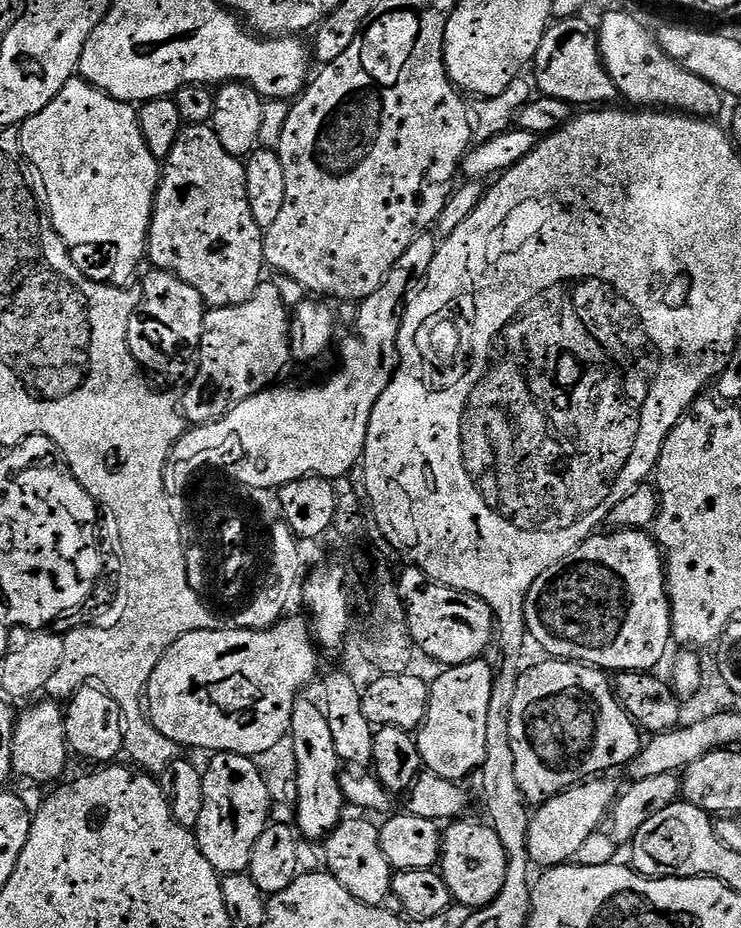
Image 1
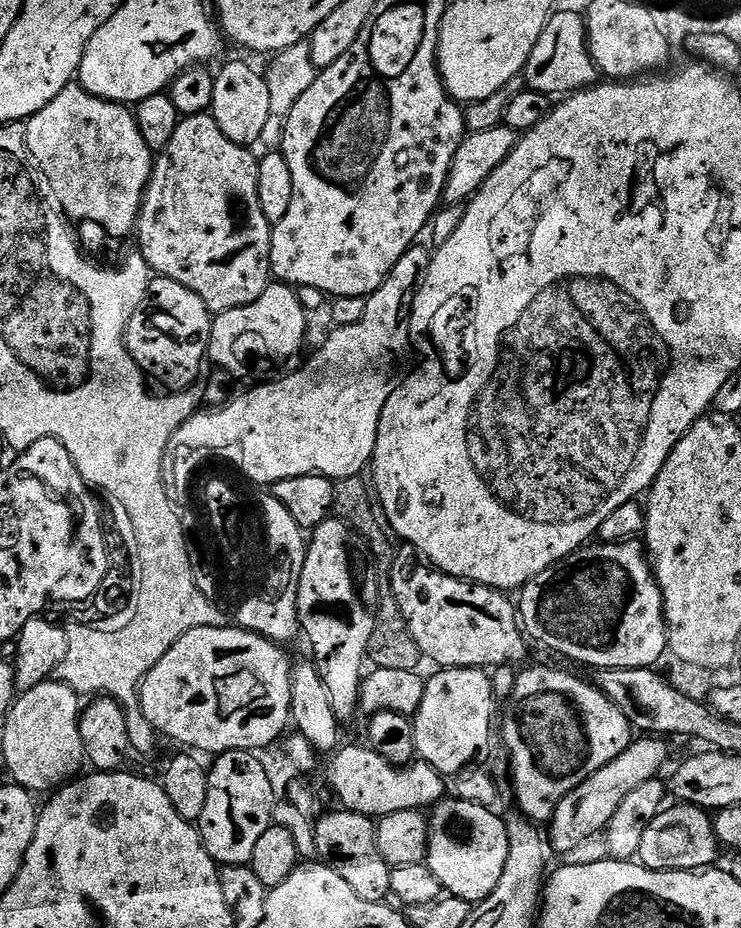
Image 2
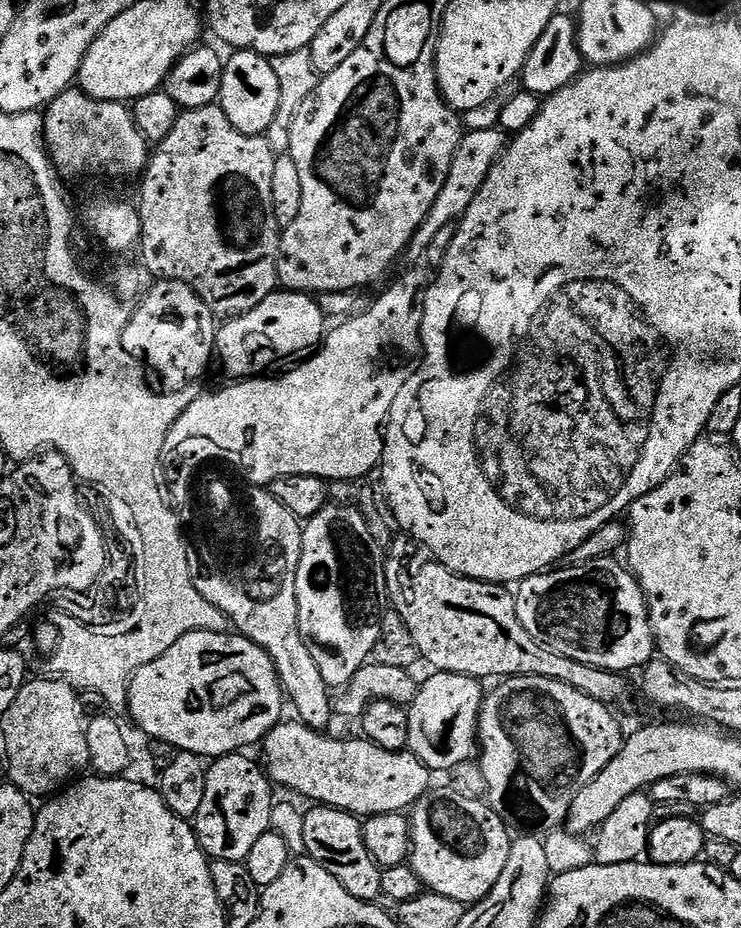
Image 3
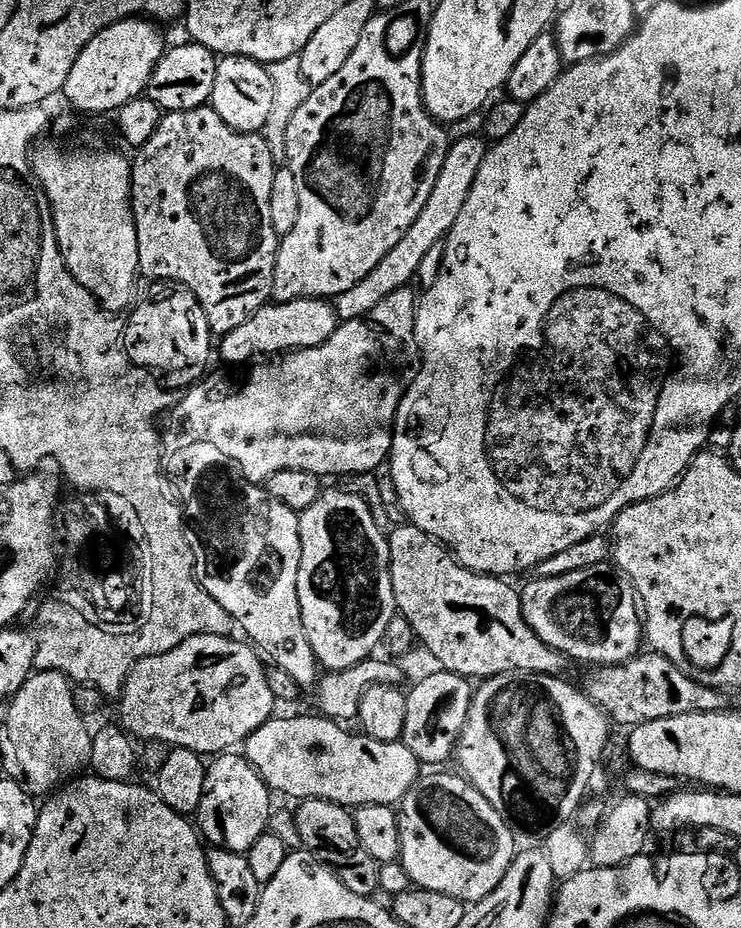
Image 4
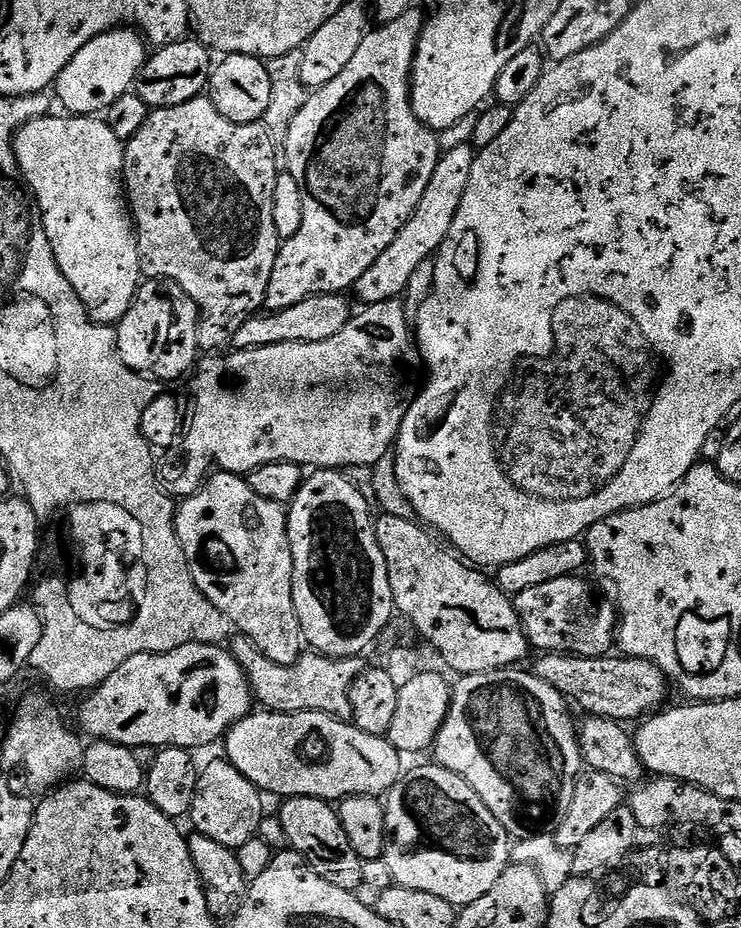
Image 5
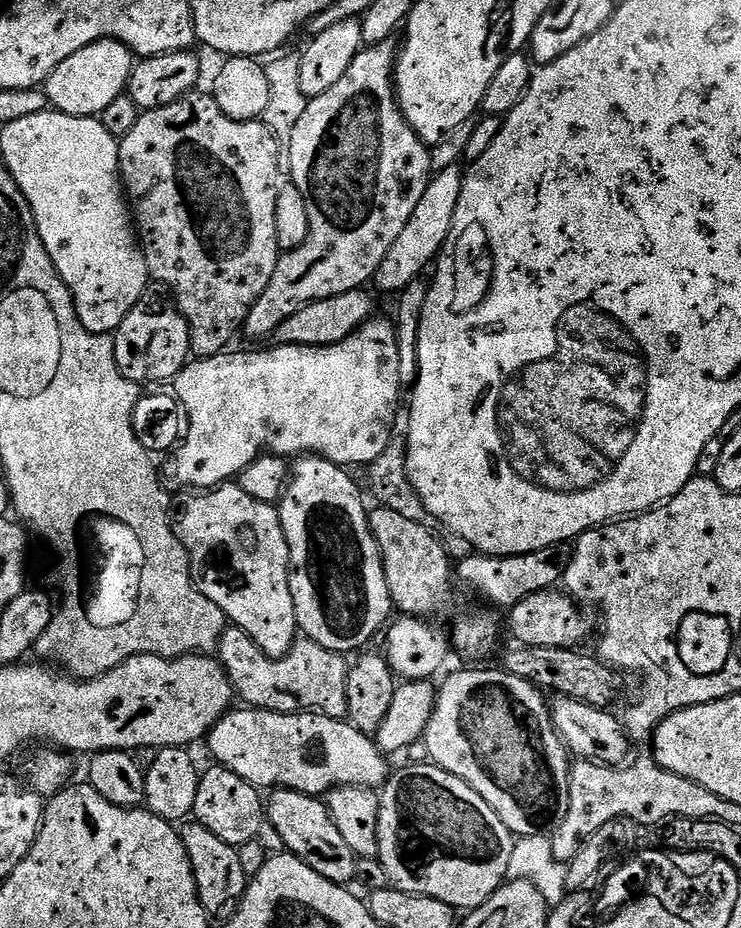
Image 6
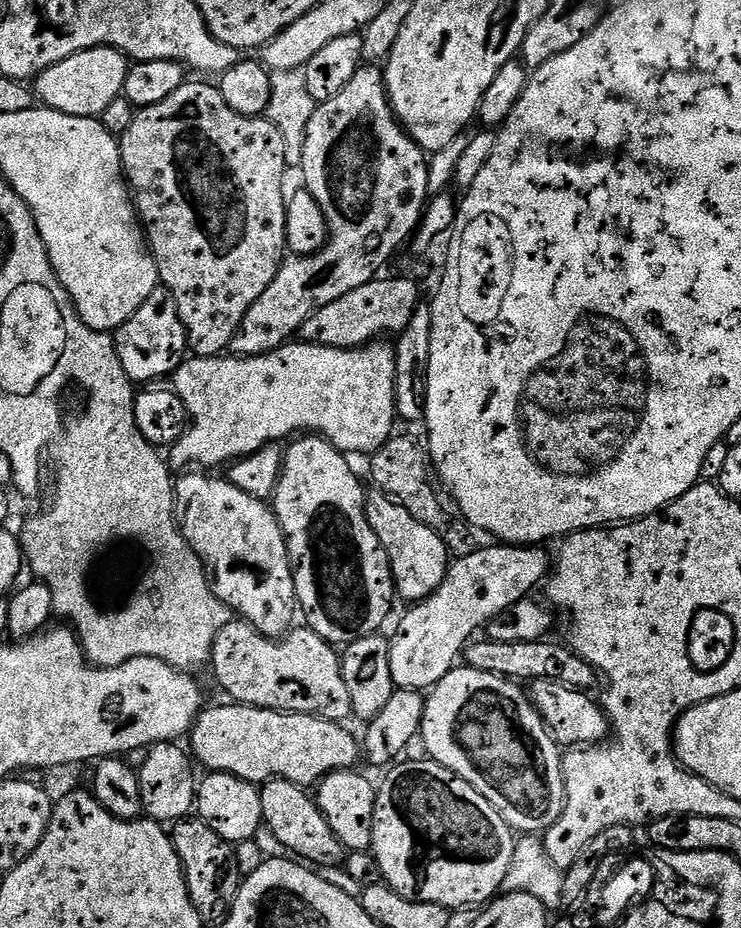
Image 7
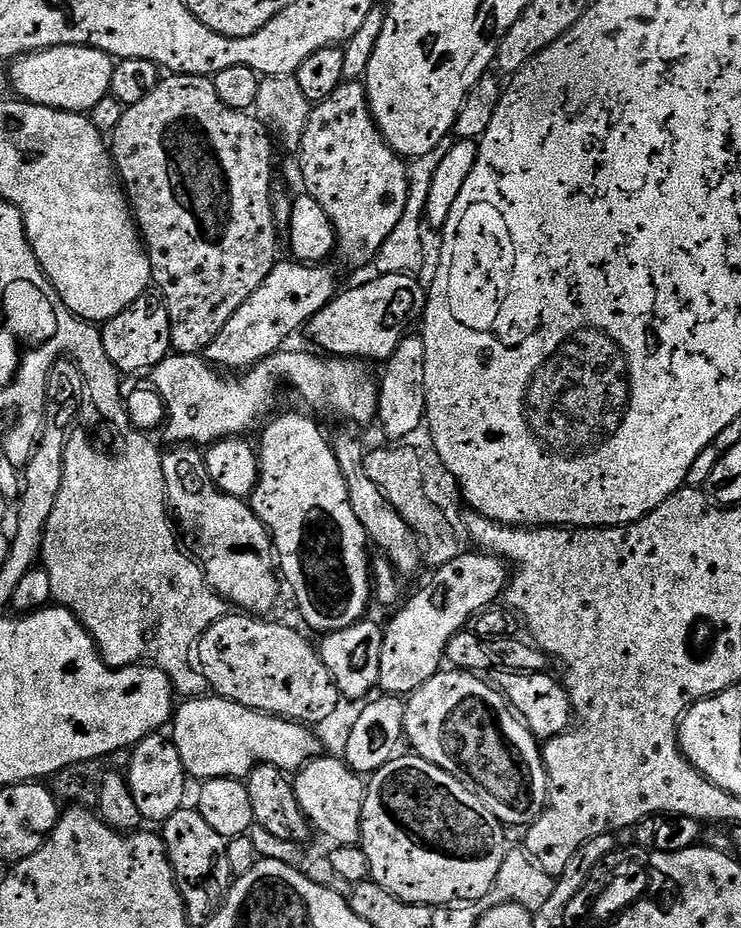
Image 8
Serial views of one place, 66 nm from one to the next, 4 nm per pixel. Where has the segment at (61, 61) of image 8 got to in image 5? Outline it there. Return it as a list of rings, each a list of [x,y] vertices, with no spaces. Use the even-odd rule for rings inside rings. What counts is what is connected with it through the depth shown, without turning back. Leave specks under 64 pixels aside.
[[[123,26],[96,36],[62,70],[55,82],[54,96],[65,113],[77,116],[90,116],[103,113],[114,101],[133,91],[144,61],[150,55],[146,41],[139,32]]]

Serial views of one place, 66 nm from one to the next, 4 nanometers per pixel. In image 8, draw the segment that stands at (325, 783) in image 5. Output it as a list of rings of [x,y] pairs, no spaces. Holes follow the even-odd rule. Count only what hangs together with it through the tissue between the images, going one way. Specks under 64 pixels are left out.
[[[205,694],[185,699],[185,704],[175,709],[170,721],[170,738],[178,750],[178,758],[182,758],[182,766],[189,777],[196,782],[217,780],[223,776],[233,778],[247,777],[257,764],[273,764],[284,773],[292,774],[304,767],[309,760],[316,759],[322,745],[317,740],[315,731],[308,732],[303,723],[281,720],[279,716],[270,716],[266,712],[256,712],[253,708],[242,706],[224,696]]]

